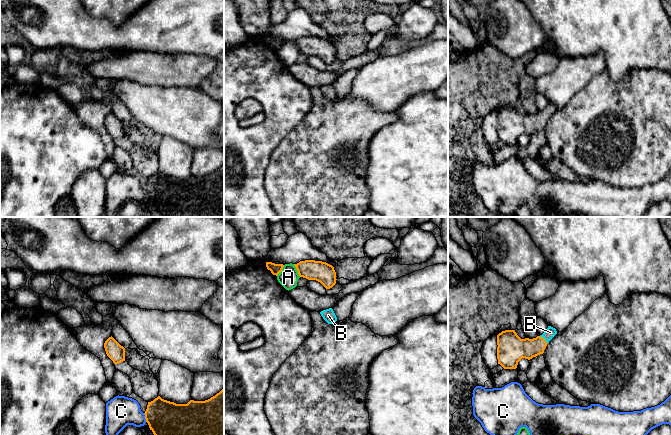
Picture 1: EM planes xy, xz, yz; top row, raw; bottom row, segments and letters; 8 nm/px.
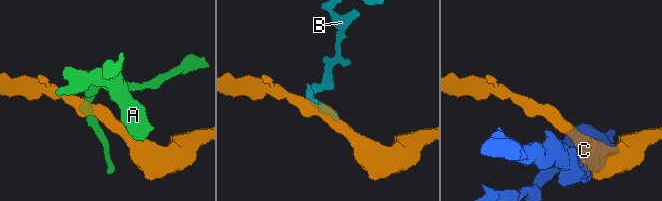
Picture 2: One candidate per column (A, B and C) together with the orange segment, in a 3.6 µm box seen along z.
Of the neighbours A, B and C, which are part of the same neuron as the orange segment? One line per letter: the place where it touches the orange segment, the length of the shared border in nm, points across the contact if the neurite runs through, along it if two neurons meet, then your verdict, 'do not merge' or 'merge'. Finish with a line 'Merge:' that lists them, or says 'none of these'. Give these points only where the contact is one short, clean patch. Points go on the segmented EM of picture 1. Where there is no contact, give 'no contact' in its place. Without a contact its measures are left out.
A: xz (297, 270) | 120 nm | do not merge
B: yz (544, 339) | 90 nm | across yz (515, 348), (535, 347), (544, 339), (550, 332) | merge
C: xy (145, 417) | 80 nm | along xy (143, 413), (146, 421) | do not merge
Merge: B

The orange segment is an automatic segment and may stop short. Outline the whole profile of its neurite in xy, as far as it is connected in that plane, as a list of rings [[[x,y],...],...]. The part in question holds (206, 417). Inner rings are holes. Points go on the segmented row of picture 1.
[[[224,388],[205,401],[176,404],[160,396],[148,402],[145,419],[154,435],[224,435]]]

